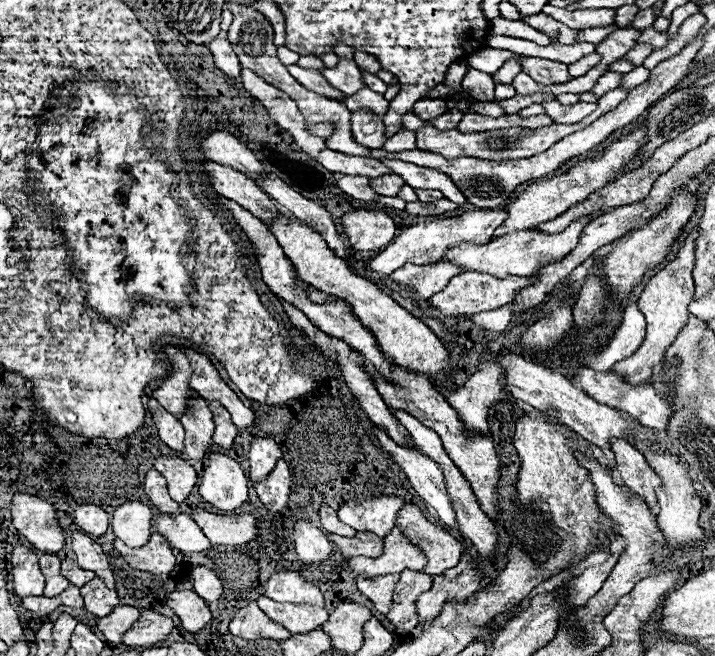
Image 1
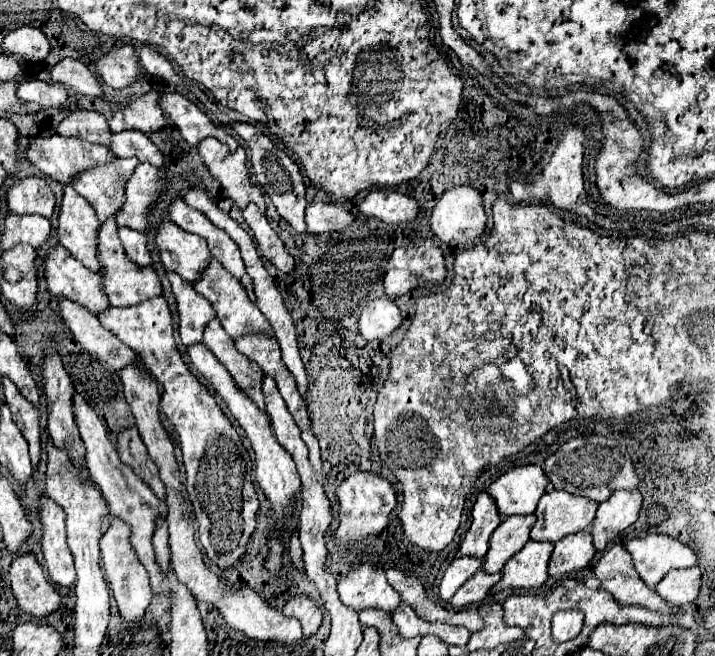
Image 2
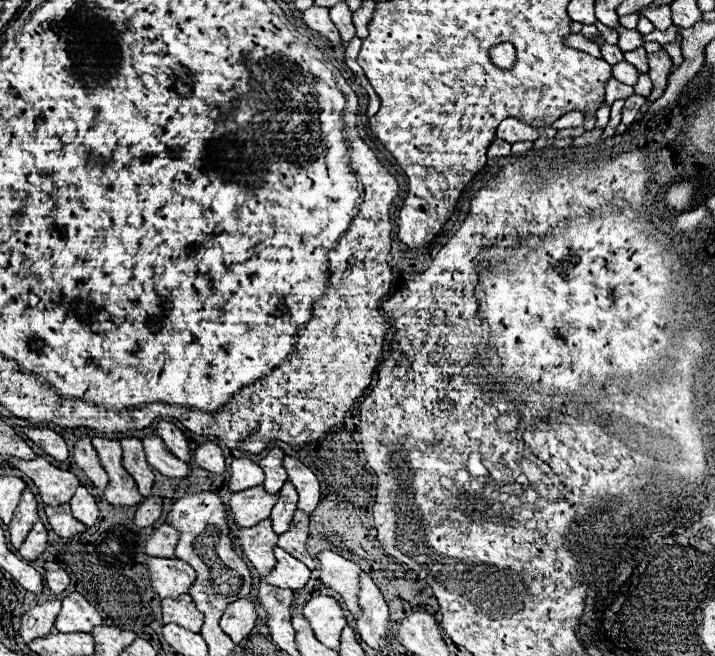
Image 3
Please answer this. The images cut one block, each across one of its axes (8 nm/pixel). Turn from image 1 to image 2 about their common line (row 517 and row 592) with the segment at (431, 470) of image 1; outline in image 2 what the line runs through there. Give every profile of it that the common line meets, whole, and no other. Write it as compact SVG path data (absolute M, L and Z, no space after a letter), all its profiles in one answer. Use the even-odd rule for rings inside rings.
M468 556L456 558L456 560L448 566L448 570L444 572L444 578L442 578L442 582L440 582L440 598L442 598L444 602L448 602L448 600L456 594L456 590L458 590L472 574L476 574L476 572L480 570L480 566L482 566L482 560L478 560L478 558L468 558Z

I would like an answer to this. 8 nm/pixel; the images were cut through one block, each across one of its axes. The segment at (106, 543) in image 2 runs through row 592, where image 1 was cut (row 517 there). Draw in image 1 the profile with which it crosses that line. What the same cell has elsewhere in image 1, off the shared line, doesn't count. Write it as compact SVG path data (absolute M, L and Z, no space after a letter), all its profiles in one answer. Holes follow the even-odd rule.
M126 502L118 506L112 514L110 528L116 538L120 538L130 548L142 548L150 540L150 520L152 510L142 502Z

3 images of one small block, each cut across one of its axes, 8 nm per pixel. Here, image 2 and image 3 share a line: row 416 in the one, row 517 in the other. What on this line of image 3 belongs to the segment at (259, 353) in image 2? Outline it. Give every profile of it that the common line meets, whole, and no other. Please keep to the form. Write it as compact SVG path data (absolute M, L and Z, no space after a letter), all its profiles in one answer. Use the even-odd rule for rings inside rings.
M296 510L294 514L294 520L292 520L292 526L286 534L280 534L278 538L278 546L284 548L288 554L296 556L298 560L302 560L310 570L316 570L318 568L318 562L312 560L306 552L306 540L308 540L308 514Z

